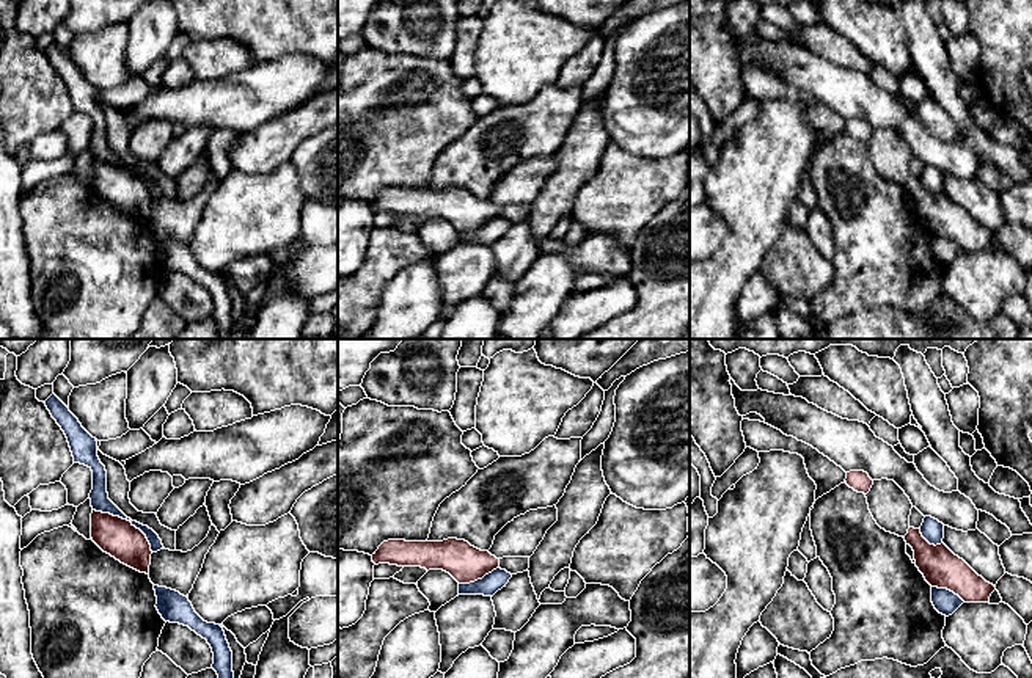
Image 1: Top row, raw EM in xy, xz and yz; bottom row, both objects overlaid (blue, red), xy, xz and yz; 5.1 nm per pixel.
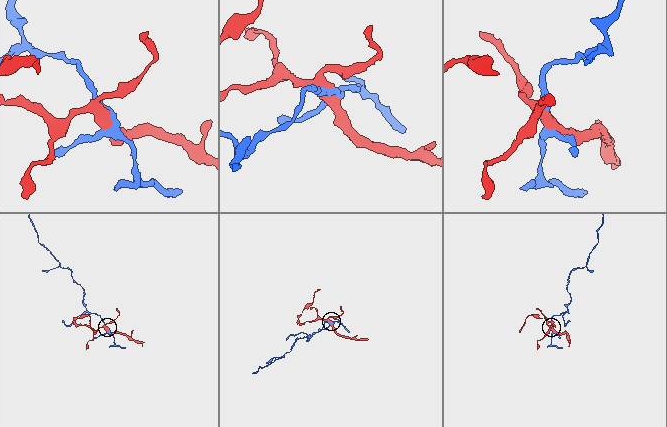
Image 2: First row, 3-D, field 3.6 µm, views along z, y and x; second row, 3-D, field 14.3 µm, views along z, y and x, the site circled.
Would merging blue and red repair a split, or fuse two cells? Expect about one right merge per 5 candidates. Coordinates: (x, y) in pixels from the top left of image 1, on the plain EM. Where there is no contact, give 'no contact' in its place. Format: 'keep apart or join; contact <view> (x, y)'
keep apart; contact xy (128, 168)

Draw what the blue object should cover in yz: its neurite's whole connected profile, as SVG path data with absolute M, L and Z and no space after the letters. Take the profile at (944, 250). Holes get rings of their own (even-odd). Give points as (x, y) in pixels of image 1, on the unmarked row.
M931 235L931 251L935 257L949 265L952 264L964 250L947 237Z

